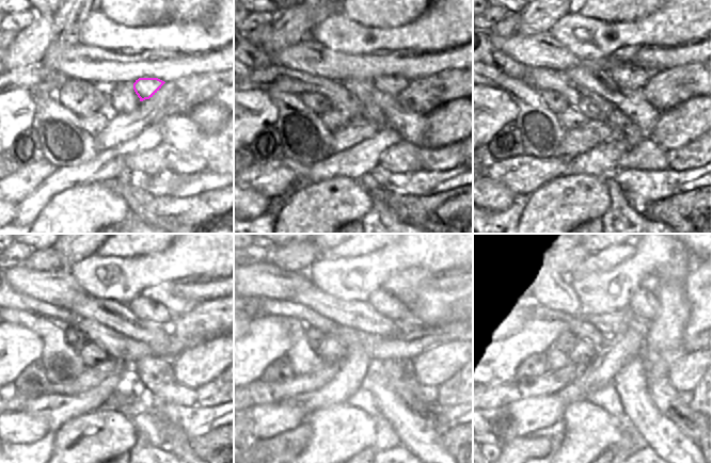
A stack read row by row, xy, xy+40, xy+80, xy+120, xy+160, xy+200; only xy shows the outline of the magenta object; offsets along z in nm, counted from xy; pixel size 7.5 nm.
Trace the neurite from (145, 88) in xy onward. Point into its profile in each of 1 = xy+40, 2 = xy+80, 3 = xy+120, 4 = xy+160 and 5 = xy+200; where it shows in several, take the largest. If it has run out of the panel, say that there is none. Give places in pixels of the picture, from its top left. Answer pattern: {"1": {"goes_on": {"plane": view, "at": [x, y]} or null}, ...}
{"1": {"goes_on": {"plane": "xy+40", "at": [393, 84]}}, "2": {"goes_on": {"plane": "xy+80", "at": [625, 74]}}, "3": {"goes_on": {"plane": "xy+120", "at": [143, 307]}}, "4": {"goes_on": {"plane": "xy+160", "at": [385, 304]}}, "5": {"goes_on": {"plane": "xy+200", "at": [643, 303]}}}

